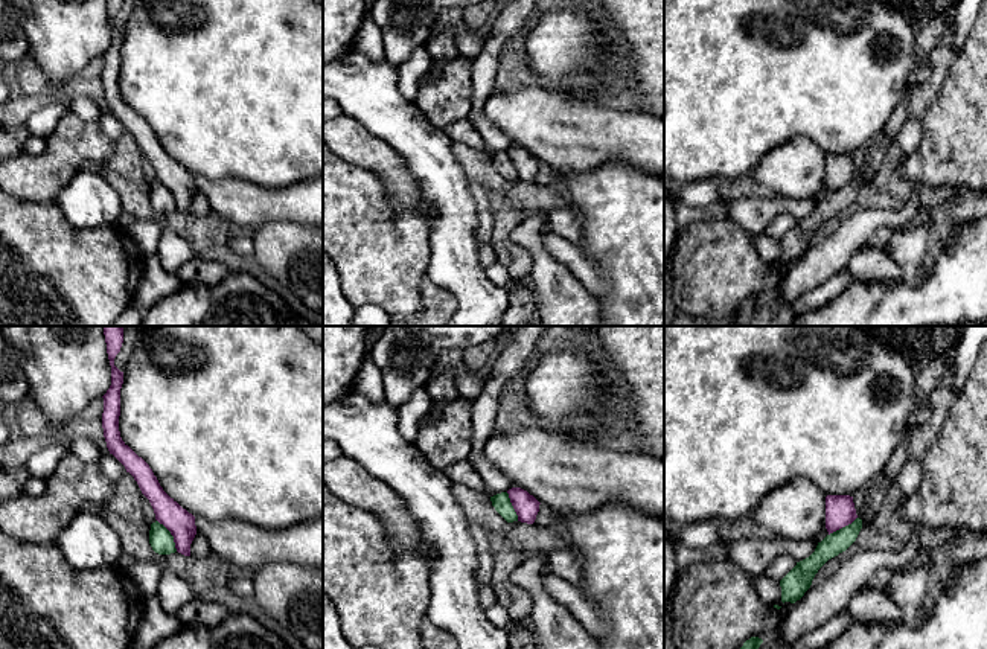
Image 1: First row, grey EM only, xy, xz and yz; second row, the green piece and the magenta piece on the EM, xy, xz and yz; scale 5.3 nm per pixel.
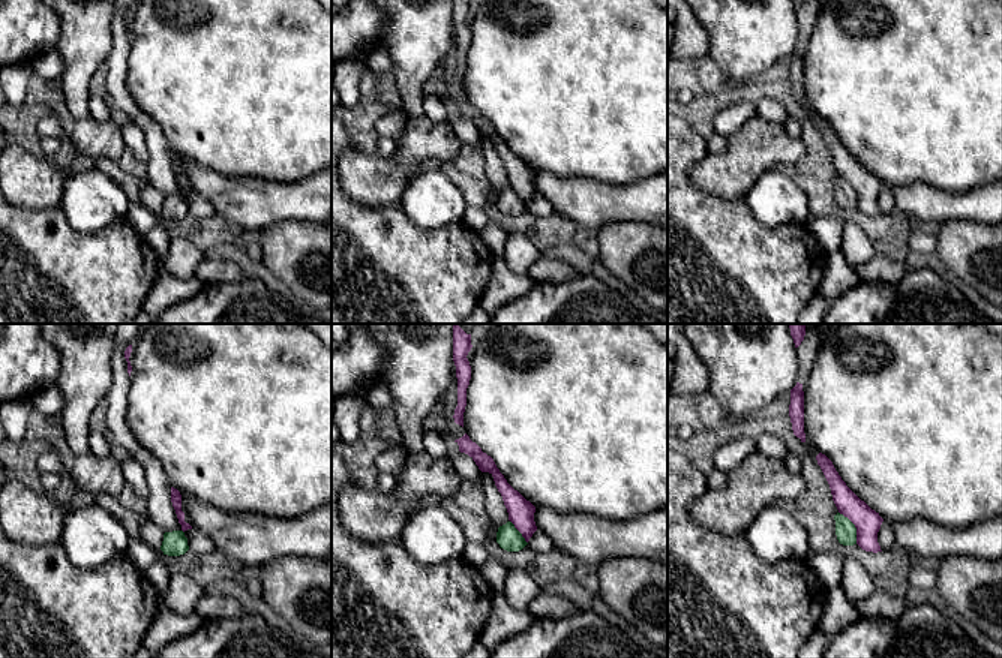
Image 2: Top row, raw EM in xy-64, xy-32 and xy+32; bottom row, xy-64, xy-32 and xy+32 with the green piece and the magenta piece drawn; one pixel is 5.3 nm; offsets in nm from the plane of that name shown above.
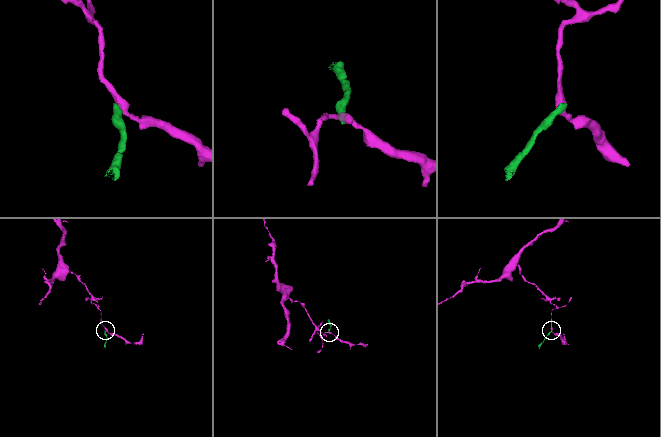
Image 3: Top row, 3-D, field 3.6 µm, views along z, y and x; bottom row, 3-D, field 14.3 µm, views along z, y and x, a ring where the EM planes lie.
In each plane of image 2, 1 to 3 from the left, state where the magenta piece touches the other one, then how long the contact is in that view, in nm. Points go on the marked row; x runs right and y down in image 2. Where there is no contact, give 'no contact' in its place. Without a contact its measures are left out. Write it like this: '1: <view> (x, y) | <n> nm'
1: no contact
2: xy-32 (519, 532) | 160 nm
3: xy+32 (854, 526) | 200 nm

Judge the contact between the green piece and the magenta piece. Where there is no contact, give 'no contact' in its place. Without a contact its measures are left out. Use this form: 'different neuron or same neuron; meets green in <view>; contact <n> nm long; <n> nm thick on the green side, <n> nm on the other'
different neuron; meets green in xy; contact 200 nm long; 120 nm thick on the green side, 150 nm on the other

